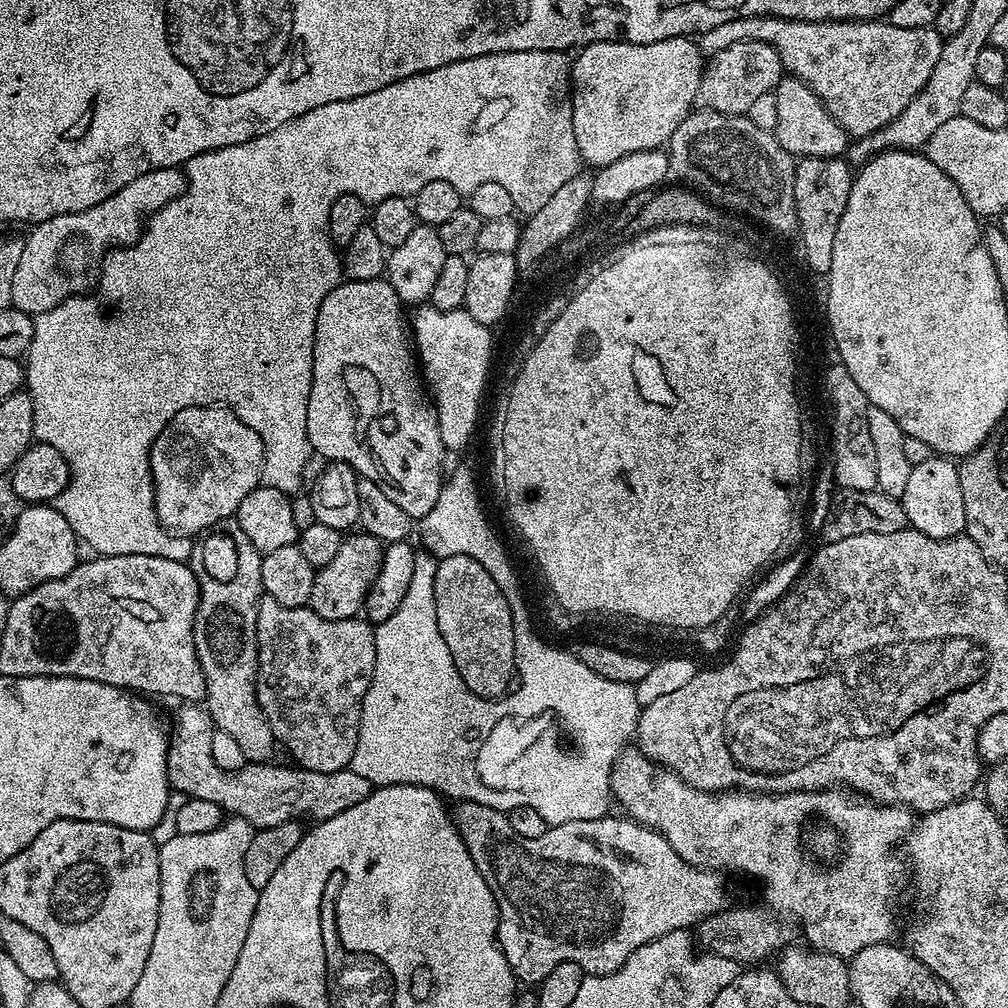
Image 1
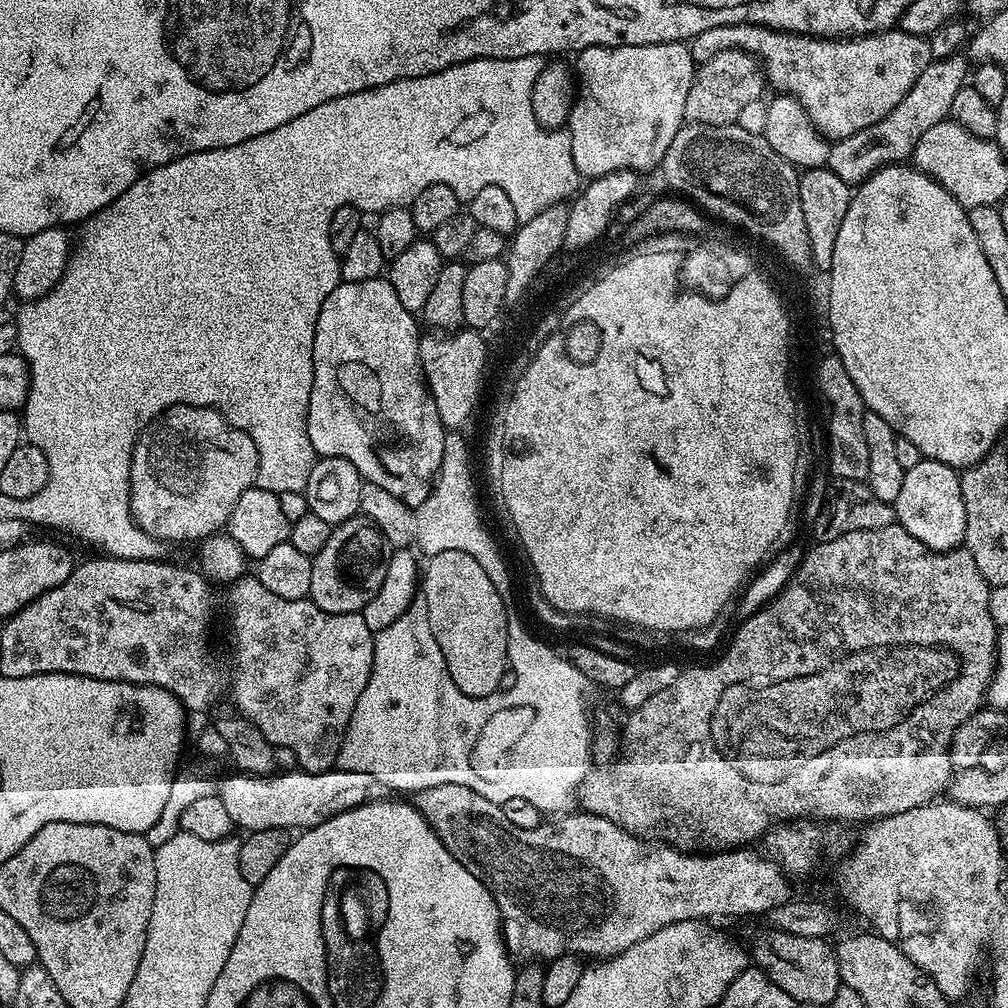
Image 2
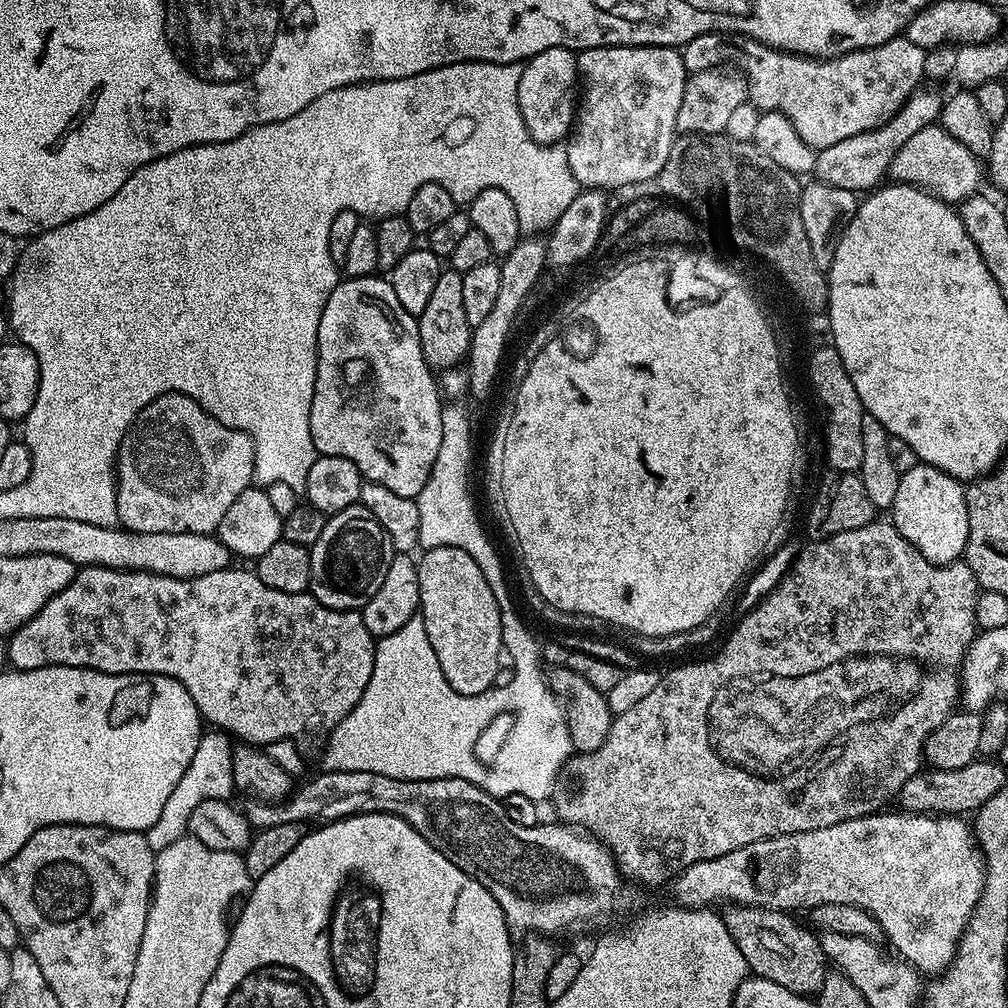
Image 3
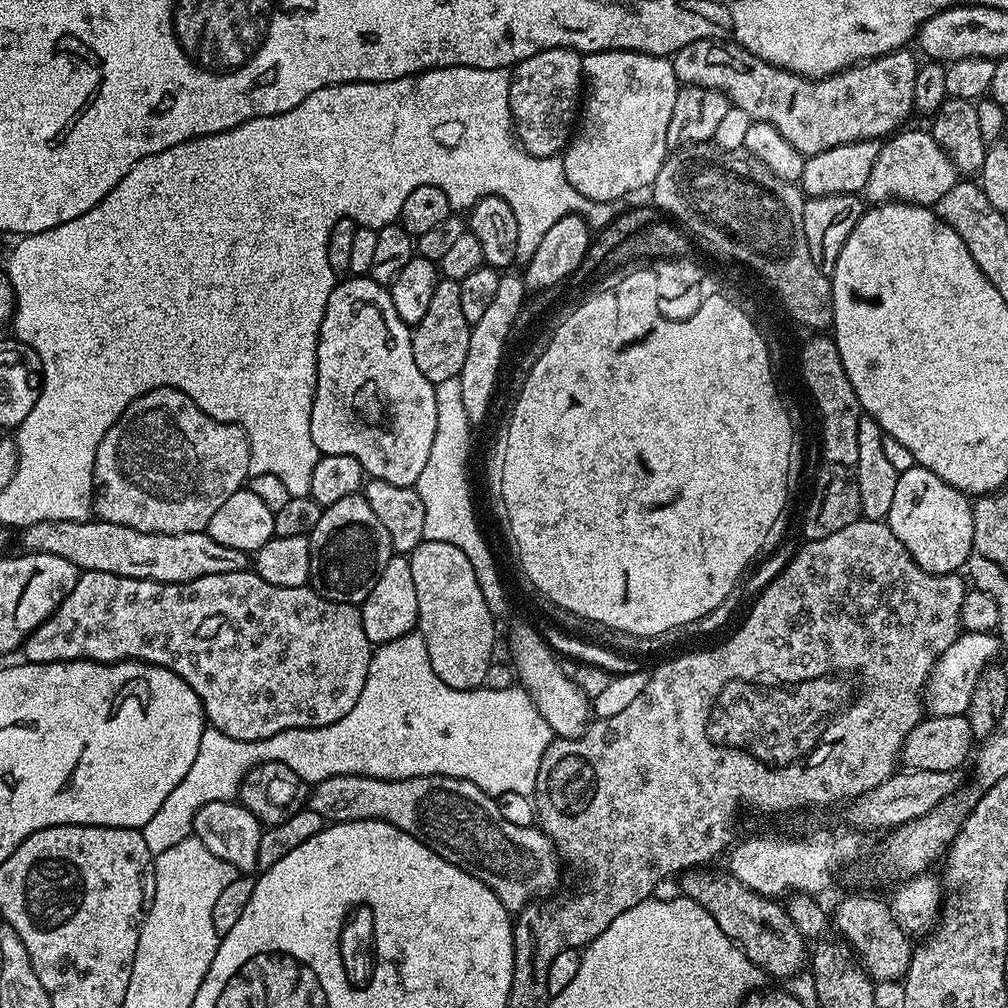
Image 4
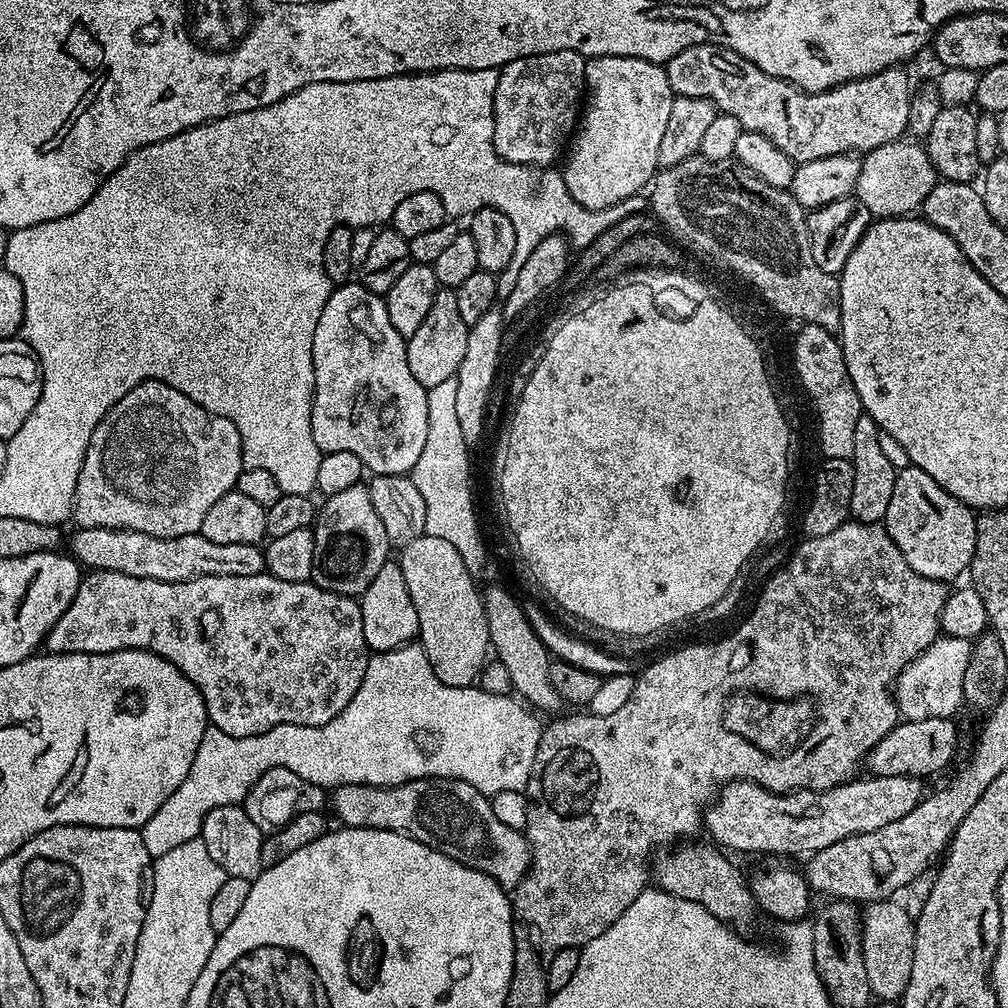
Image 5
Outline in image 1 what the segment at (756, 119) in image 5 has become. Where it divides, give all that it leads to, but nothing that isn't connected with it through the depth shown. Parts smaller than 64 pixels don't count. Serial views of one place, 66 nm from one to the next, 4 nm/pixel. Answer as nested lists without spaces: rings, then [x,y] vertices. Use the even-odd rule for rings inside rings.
[[[739,16],[730,22],[722,22],[722,26],[714,26],[710,30],[699,33],[698,43],[701,53],[710,58],[726,46],[734,46],[734,42],[766,42],[774,46],[784,72],[795,76],[814,92],[829,112],[846,131],[849,137],[874,134],[874,130],[882,130],[926,86],[934,65],[938,62],[938,54],[944,48],[944,40],[937,34],[935,27],[903,28],[875,20],[787,20],[781,16]]]

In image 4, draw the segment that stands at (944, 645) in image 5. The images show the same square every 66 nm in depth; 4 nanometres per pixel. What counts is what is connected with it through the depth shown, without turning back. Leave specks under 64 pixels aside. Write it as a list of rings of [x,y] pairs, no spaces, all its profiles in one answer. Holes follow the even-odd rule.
[[[961,631],[955,642],[936,659],[932,673],[928,675],[928,682],[922,693],[925,709],[933,716],[965,715],[978,678],[995,661],[992,659],[1000,650],[1002,644],[991,632]]]

